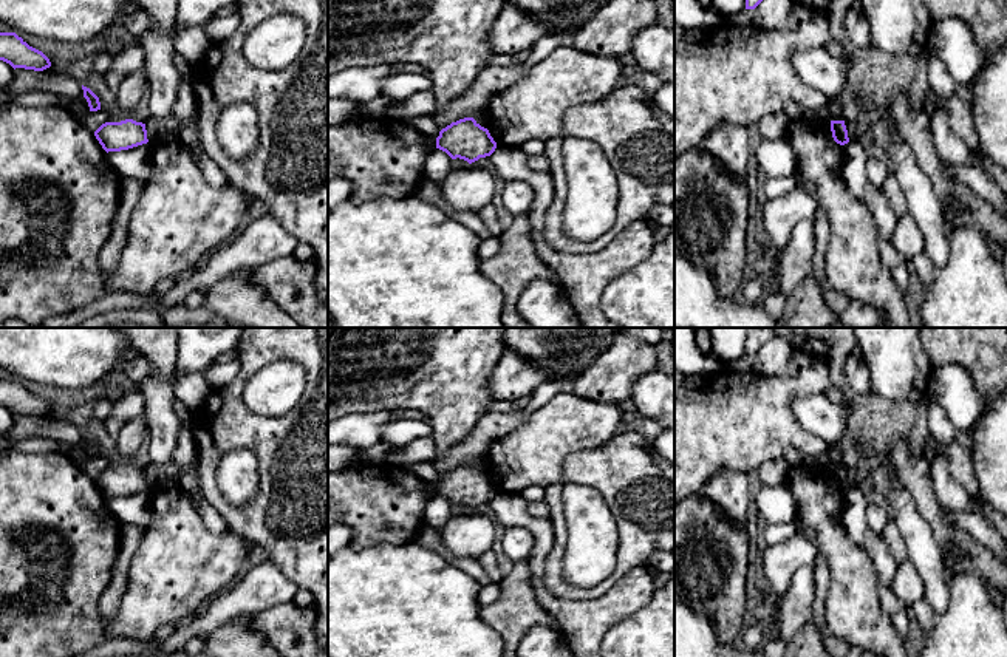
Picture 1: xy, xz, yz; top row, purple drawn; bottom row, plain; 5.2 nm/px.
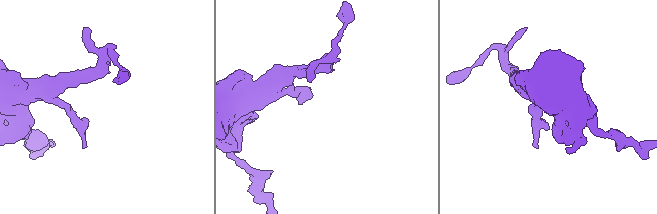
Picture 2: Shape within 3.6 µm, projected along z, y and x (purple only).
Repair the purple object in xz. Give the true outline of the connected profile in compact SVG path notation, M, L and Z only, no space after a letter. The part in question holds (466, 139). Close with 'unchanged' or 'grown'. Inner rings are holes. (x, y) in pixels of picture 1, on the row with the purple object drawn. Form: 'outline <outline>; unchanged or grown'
outline M464 117L439 131L436 148L445 151L452 159L459 158L472 164L480 158L490 156L497 148L497 142L489 130L473 117Z; unchanged

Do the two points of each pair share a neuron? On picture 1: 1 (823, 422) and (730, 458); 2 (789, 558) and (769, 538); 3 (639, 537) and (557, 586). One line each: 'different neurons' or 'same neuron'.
1: different neurons
2: different neurons
3: same neuron

